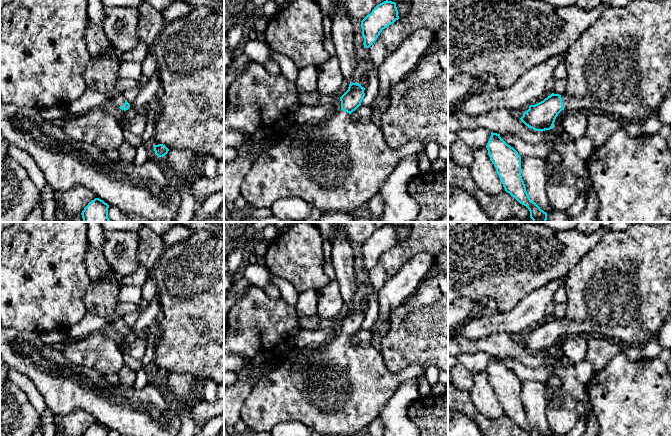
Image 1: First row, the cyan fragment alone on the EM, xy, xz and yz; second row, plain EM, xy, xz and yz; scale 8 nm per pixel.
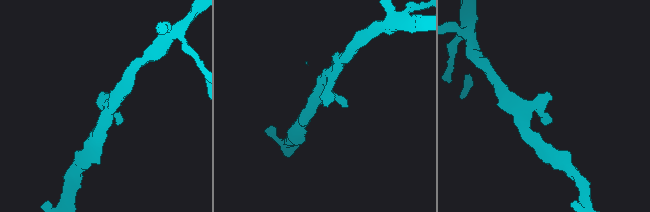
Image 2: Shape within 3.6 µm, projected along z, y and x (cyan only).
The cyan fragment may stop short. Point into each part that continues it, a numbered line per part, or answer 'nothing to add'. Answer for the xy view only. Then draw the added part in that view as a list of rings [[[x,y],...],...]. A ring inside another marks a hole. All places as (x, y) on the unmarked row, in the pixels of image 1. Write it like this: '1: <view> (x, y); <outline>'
1: xy (102, 298); [[[111,280],[92,281],[92,287],[84,297],[87,312],[106,318],[108,324],[117,331],[122,331],[126,325],[123,317],[116,313],[116,307],[119,304],[118,295],[122,285]]]

